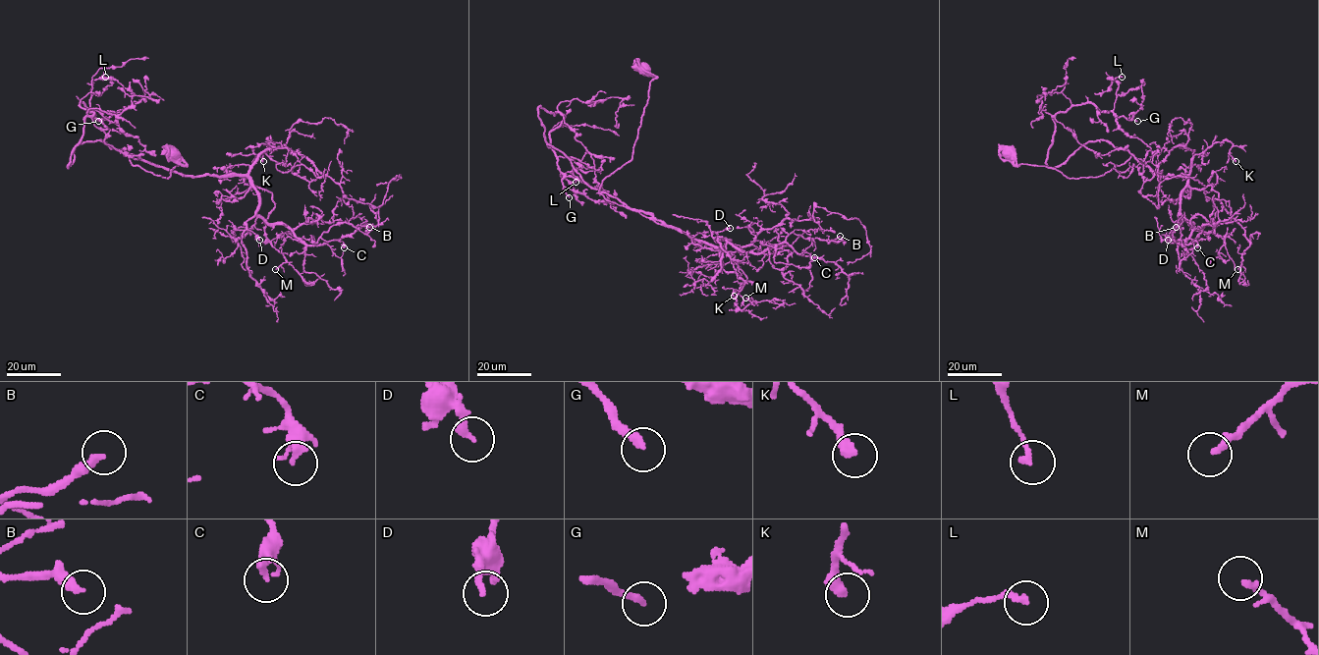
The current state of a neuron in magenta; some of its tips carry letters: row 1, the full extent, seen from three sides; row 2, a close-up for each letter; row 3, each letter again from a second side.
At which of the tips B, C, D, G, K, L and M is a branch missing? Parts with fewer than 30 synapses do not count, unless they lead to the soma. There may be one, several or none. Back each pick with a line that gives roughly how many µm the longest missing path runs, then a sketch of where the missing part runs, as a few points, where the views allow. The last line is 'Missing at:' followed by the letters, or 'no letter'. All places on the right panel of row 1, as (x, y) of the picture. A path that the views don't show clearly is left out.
G: about 25 µm are missing; missing branch runs (1137, 121), (1159, 121), (1155, 122), (1158, 110)
Missing at: G

